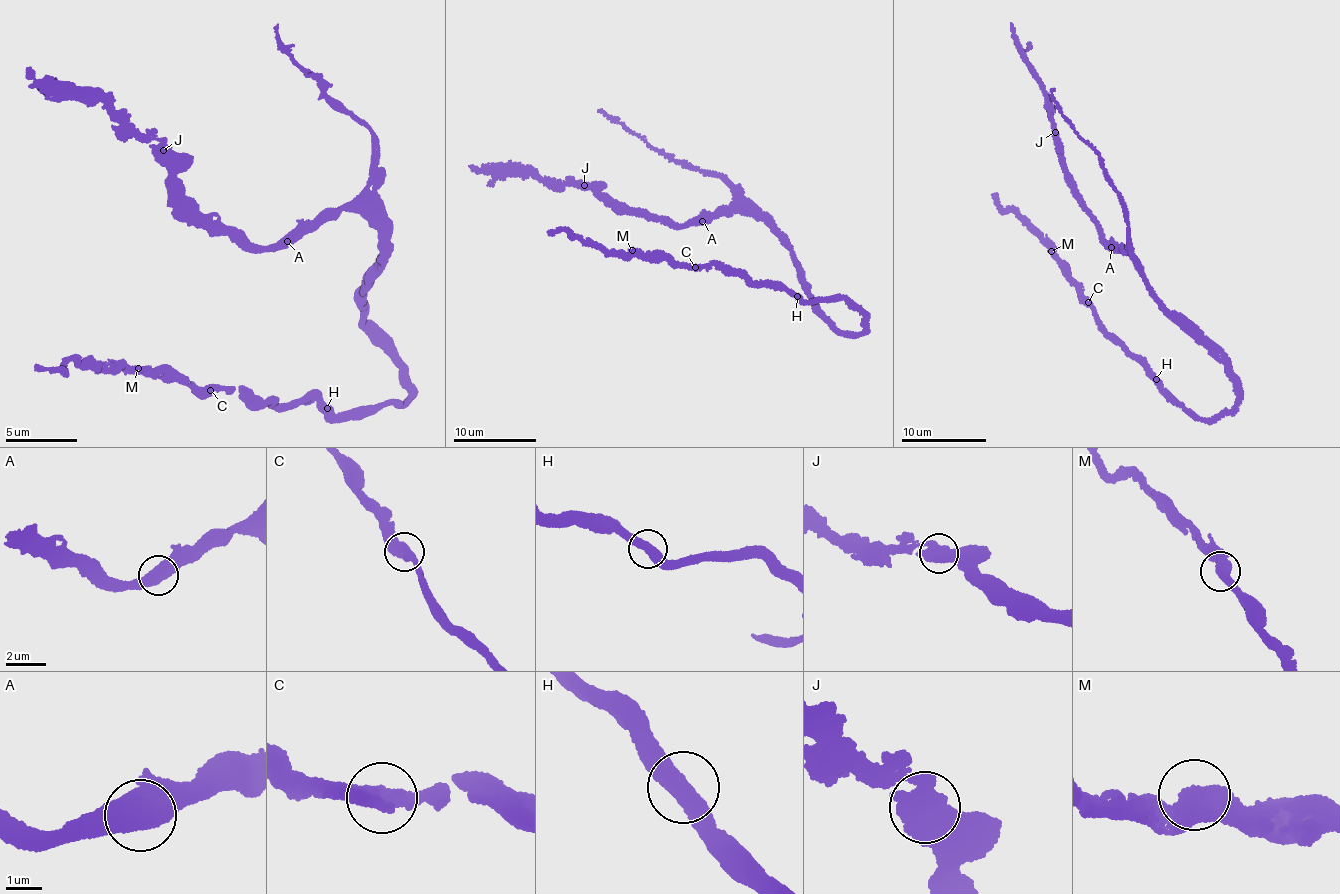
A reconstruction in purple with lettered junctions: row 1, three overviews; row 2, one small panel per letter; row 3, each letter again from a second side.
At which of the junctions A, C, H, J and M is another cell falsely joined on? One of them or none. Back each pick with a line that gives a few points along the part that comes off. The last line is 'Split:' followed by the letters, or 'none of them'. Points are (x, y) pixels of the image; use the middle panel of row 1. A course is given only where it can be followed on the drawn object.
Split: none of them

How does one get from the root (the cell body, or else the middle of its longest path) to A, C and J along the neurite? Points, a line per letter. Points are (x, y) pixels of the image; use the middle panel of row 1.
A: (819, 310), (813, 305), (791, 246), (761, 220), (732, 211), (707, 216), (703, 221)
C: (819, 310), (843, 334), (863, 332), (863, 313), (842, 298), (808, 303), (742, 272), (695, 267)
J: (819, 310), (791, 246), (761, 220), (732, 211), (682, 225), (662, 222), (584, 185)

